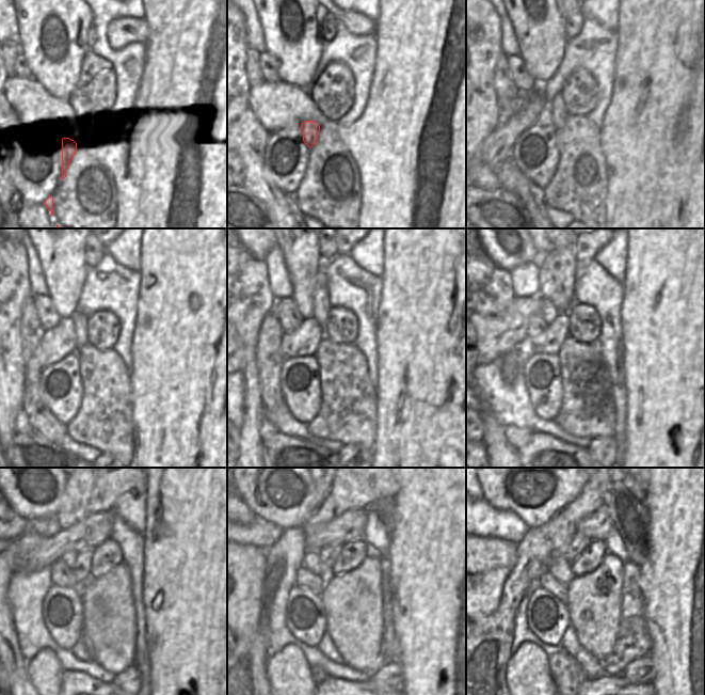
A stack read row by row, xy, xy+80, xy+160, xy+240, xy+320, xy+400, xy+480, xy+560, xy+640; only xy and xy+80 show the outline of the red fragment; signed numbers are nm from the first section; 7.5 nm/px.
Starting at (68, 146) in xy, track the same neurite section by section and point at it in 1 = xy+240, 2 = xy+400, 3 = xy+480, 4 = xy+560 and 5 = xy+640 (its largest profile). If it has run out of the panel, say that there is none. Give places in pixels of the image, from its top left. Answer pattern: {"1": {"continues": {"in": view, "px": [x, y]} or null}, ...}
{"1": {"continues": {"in": "xy+240", "px": [80, 320]}}, "2": {"continues": {"in": "xy+400", "px": [557, 273]}}, "3": {"continues": {"in": "xy+480", "px": [74, 506]}}, "4": {"continues": {"in": "xy+560", "px": [323, 489]}}, "5": {"continues": null}}

